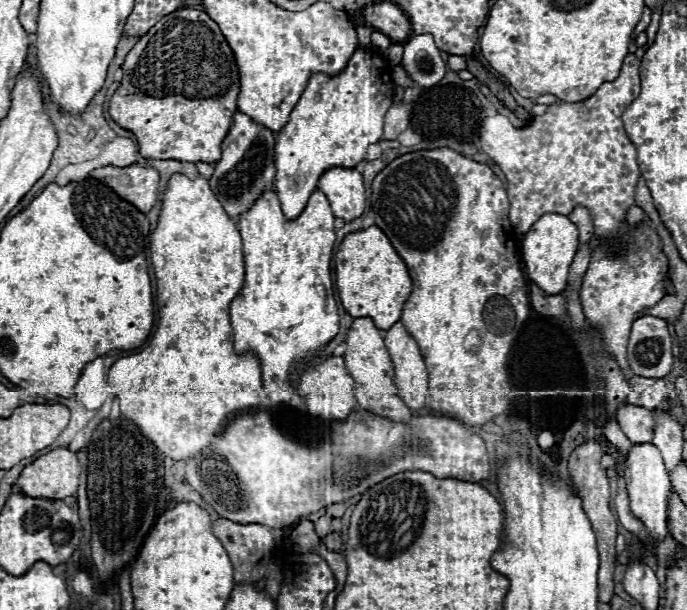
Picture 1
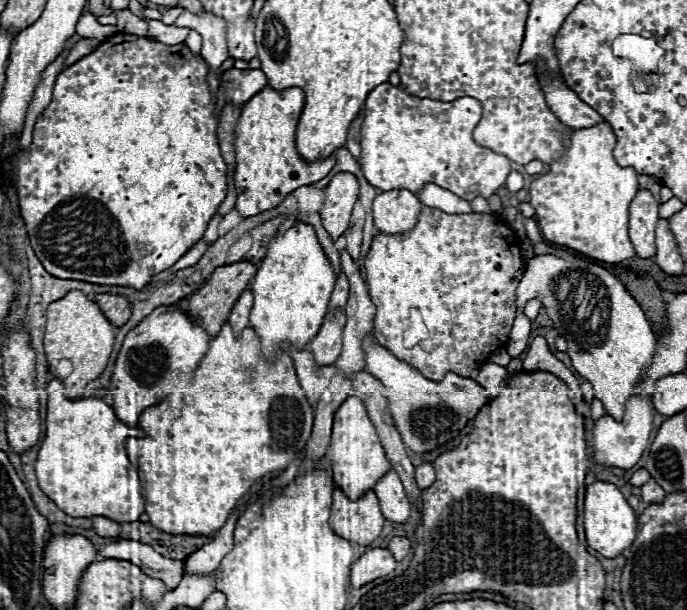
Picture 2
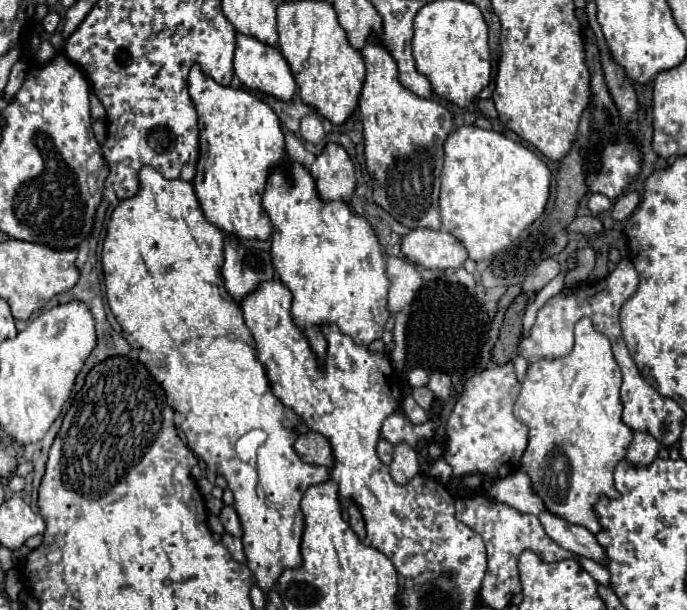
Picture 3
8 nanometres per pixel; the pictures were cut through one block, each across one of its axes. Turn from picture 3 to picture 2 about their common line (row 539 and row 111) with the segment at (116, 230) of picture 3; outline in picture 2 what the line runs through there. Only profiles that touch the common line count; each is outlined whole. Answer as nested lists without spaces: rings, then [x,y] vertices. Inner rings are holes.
[[[266,86],[254,94],[240,112],[236,124],[236,174],[234,184],[238,192],[236,210],[246,216],[278,206],[290,192],[300,186],[310,186],[328,176],[336,164],[336,154],[324,160],[308,162],[296,150],[296,124],[304,108],[304,92],[300,88],[286,88],[282,92]]]

